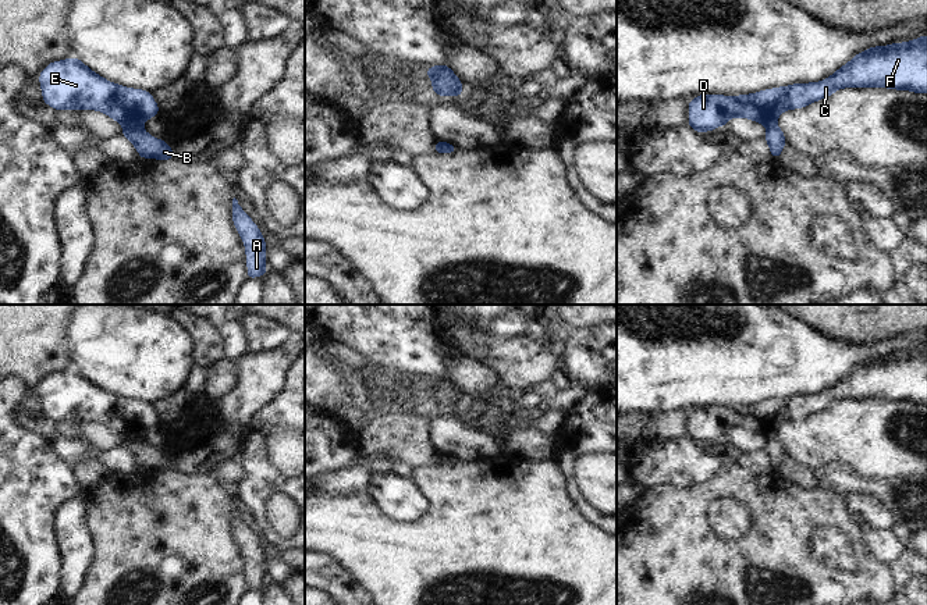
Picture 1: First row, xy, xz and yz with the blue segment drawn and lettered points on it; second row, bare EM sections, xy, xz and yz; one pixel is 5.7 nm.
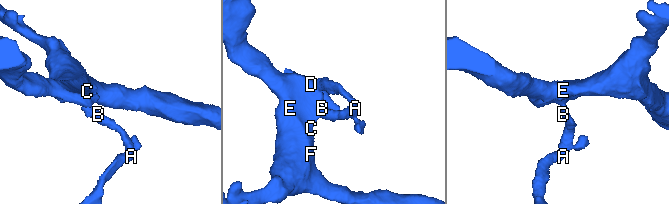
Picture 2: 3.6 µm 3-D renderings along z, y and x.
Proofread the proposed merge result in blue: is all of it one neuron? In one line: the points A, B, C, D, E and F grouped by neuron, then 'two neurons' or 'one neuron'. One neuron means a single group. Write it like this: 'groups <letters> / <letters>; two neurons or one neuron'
groups A B / C D E F; two neurons

